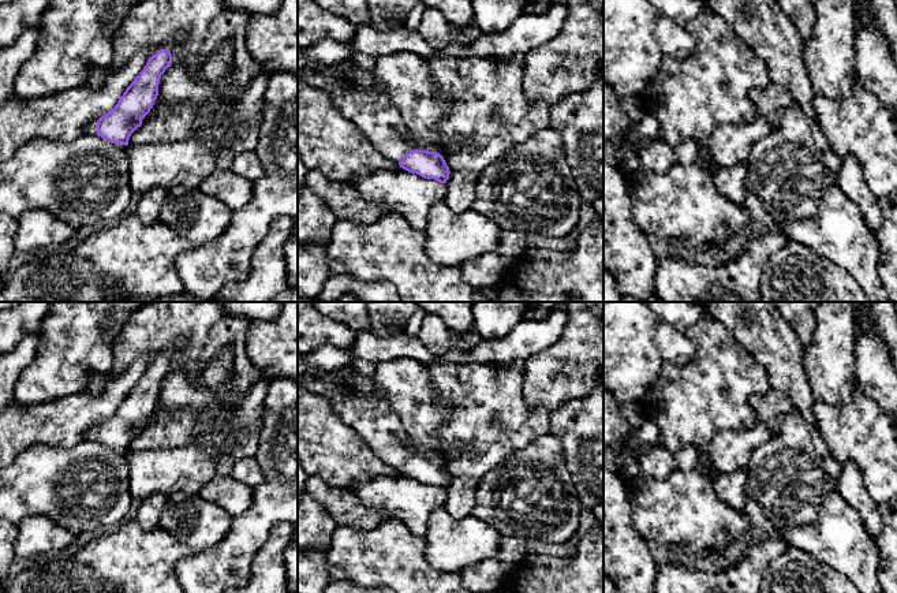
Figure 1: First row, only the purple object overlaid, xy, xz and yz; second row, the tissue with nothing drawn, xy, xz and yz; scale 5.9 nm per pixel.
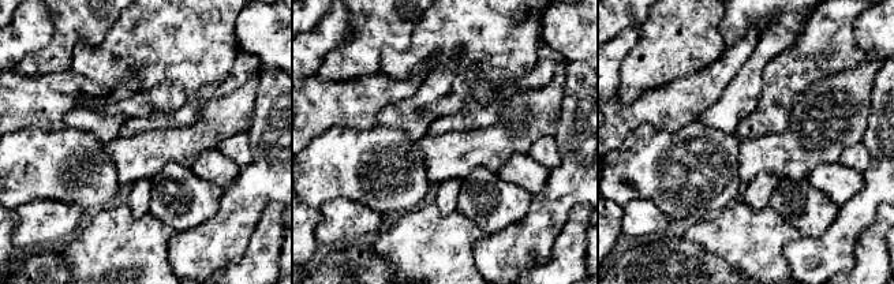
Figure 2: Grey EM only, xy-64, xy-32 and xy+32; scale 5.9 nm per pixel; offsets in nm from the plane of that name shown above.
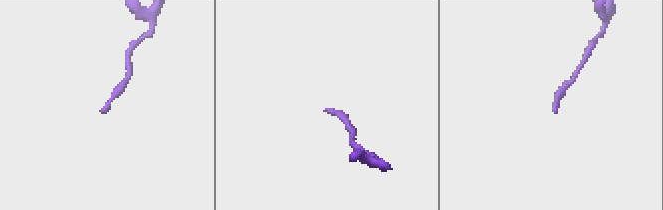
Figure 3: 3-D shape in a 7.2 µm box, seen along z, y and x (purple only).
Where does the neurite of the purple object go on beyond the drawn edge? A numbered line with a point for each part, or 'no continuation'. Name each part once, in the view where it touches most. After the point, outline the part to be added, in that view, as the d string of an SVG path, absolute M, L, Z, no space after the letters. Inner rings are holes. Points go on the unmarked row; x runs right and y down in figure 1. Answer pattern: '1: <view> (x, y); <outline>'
1: xz (354, 396); M298 353L298 376L304 388L329 400L340 418L351 426L371 450L390 467L399 470L411 456L434 458L431 451L408 443L400 417L381 396L371 377L359 373L352 365L336 370L324 370L307 365Z

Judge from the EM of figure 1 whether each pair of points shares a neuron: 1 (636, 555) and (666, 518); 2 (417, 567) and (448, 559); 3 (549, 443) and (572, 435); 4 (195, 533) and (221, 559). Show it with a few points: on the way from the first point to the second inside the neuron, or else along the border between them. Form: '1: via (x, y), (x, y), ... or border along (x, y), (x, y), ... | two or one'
1: border along (631, 510), (632, 526), (643, 540) | two
2: border along (422, 536), (430, 564), (459, 571) | two
3: border along (550, 433), (560, 442), (568, 469) | two
4: border along (231, 522), (228, 533), (217, 544), (193, 552) | two

